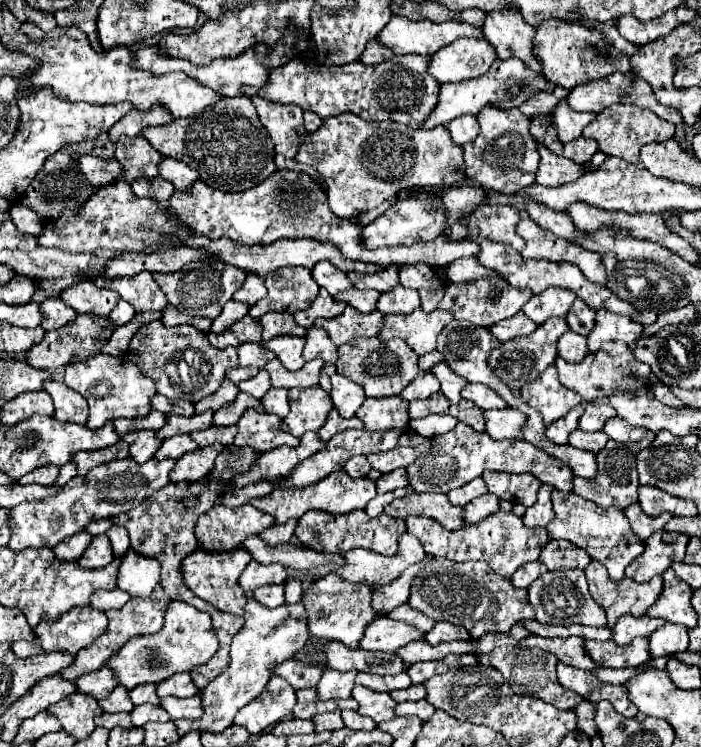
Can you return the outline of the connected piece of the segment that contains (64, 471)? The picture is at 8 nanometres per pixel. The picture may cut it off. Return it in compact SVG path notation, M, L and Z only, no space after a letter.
M64 464L62 468L60 468L60 476L56 478L56 482L54 482L54 488L62 488L70 478L74 478L76 476L76 470L72 468L72 464Z

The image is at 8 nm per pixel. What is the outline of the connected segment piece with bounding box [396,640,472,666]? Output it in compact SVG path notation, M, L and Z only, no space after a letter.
M416 640L416 642L408 642L406 646L402 646L396 652L396 656L404 662L404 666L412 666L412 664L424 662L424 660L440 660L450 652L454 652L454 654L472 652L472 644L468 644L468 642L444 642L438 646L430 646L430 644L424 644L422 640Z

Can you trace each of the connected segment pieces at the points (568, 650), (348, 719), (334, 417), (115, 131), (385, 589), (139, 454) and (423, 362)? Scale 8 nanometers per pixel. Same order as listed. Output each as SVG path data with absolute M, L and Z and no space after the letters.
M526 636L524 640L520 640L520 648L542 648L544 652L552 652L560 662L564 664L572 664L574 668L582 668L582 670L592 670L594 664L592 660L588 660L588 656L584 656L584 648L582 648L582 638L542 638L542 636Z
M344 710L342 720L344 720L346 728L352 728L352 730L372 730L376 726L372 722L372 718L364 718L364 716L360 716L358 712L352 712L352 710Z
M332 408L330 414L328 414L326 424L318 430L318 436L320 436L320 440L328 442L336 432L342 432L342 430L348 430L348 428L362 428L362 422L360 422L356 416L350 418L350 420L346 420L346 418L342 418L342 416Z
M152 108L152 112L136 112L136 110L132 110L112 126L108 136L110 136L110 142L116 144L116 140L122 134L136 136L146 126L162 126L162 124L168 124L168 122L172 122L172 116L168 116L168 112L160 112L160 108Z
M414 564L410 566L400 578L396 578L392 584L374 584L372 586L372 608L376 614L380 616L386 616L390 614L396 606L404 604L408 600L408 592L410 592L410 582L412 578L420 572L424 564Z
M140 430L140 432L128 432L122 436L124 442L128 442L130 446L130 458L138 464L144 464L146 460L150 460L154 456L154 452L160 448L160 440L156 440L154 432L148 430Z
M434 350L434 352L428 352L428 356L420 356L420 368L422 370L426 370L426 372L430 372L438 362L442 362L444 360L444 356L438 352L438 350Z

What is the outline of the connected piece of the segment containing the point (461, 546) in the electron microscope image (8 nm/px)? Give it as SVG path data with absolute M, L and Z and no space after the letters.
M502 510L490 514L488 518L484 518L478 524L466 524L458 530L446 530L440 524L436 524L436 520L432 520L432 518L408 516L406 530L420 540L420 544L428 556L442 556L442 558L448 558L454 562L484 560L502 578L512 578L512 574L520 566L538 560L540 550L550 540L544 528L528 528L528 526L524 526L520 516L514 516L512 512L502 512Z

